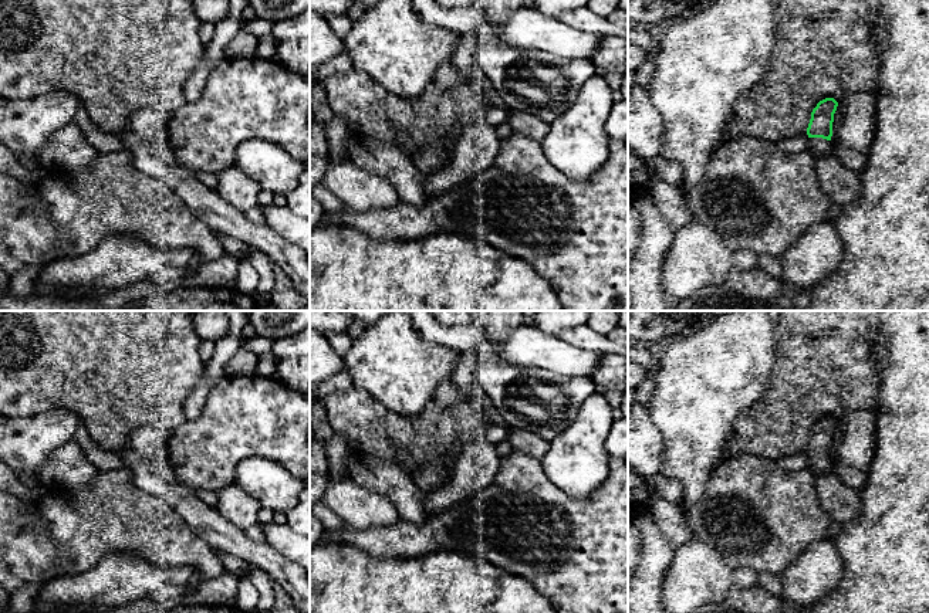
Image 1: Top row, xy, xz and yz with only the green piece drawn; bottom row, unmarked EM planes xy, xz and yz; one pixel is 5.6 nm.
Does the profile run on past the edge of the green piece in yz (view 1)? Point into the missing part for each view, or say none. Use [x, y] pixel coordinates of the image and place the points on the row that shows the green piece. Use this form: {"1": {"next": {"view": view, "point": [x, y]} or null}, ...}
{"1": {"next": {"view": "yz", "point": [817, 146]}}}

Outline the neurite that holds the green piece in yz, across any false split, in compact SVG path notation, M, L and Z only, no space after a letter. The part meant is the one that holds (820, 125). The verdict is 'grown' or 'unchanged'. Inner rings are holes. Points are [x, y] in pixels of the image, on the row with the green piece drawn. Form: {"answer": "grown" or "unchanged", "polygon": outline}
{"answer": "grown", "polygon": "M825 98L817 104L811 112L807 128L808 152L814 156L825 156L832 152L832 122L838 102L834 98Z"}

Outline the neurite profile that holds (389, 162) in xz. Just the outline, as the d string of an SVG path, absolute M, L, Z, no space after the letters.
M348 135L349 160L361 169L385 179L402 201L422 206L429 196L425 192L428 176L418 170L411 158L398 146L378 140Z

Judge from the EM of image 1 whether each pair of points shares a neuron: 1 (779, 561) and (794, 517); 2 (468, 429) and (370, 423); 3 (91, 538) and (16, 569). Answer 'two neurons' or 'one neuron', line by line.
1: one neuron
2: one neuron
3: two neurons

